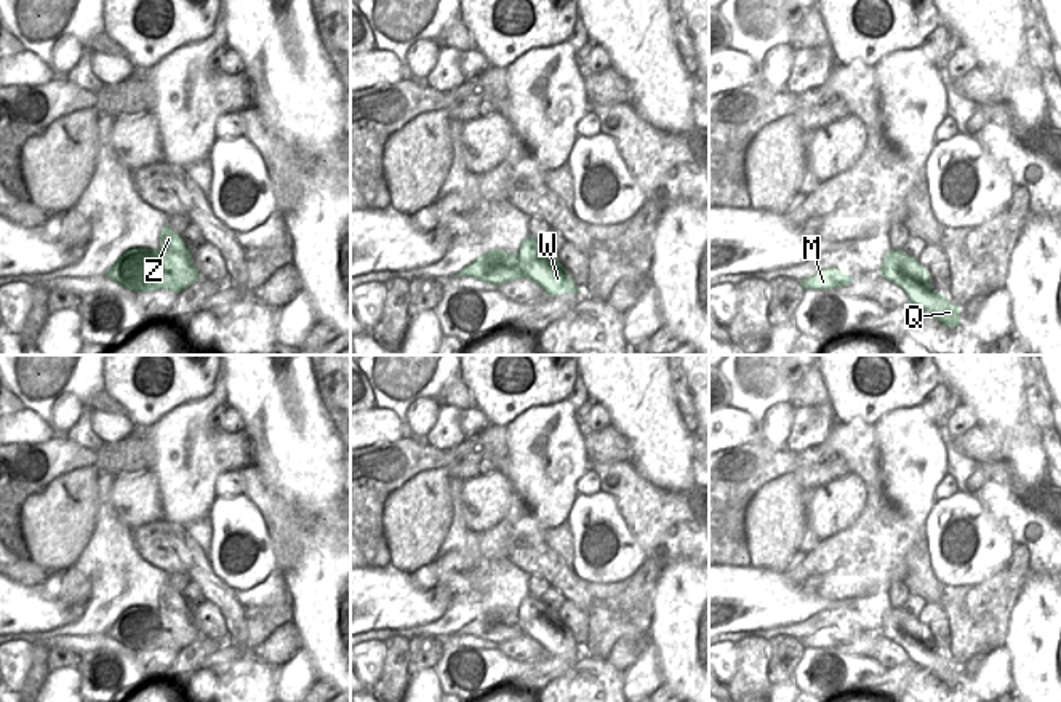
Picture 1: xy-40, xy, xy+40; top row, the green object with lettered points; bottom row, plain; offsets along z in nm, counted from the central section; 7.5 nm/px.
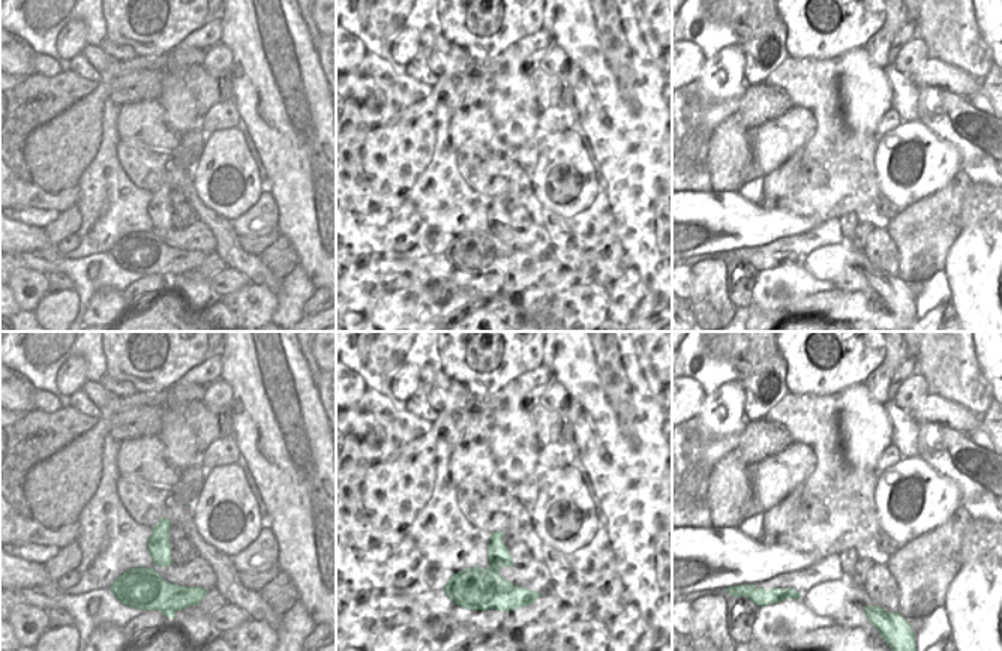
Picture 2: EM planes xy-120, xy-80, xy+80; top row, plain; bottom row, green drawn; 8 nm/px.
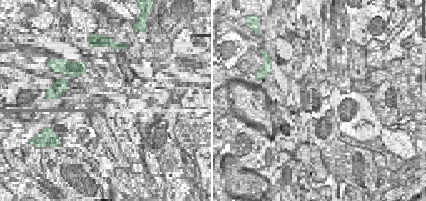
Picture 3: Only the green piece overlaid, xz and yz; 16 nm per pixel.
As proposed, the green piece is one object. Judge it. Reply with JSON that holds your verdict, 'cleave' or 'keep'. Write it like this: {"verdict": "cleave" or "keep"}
{"verdict": "cleave"}

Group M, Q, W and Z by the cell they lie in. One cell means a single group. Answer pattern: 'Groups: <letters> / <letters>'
Groups: M / Q W Z

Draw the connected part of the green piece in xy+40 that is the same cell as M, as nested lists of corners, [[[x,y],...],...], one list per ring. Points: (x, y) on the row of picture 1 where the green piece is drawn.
[[[837,269],[821,270],[816,275],[800,281],[803,289],[837,289],[850,283],[851,283],[851,277],[843,275]]]

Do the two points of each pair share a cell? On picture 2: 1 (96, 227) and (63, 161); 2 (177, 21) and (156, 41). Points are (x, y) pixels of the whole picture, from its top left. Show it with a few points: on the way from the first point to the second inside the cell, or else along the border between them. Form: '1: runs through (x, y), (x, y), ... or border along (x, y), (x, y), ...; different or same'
1: border along (96, 153), (75, 183); different
2: runs through (173, 24), (161, 36); same

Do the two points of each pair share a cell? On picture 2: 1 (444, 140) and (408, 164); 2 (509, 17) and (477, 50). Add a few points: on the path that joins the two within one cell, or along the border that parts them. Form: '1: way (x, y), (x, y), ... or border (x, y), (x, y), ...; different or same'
1: border (435, 110), (435, 149), (428, 165), (417, 176); different
2: way (507, 27), (501, 36), (488, 39); same

